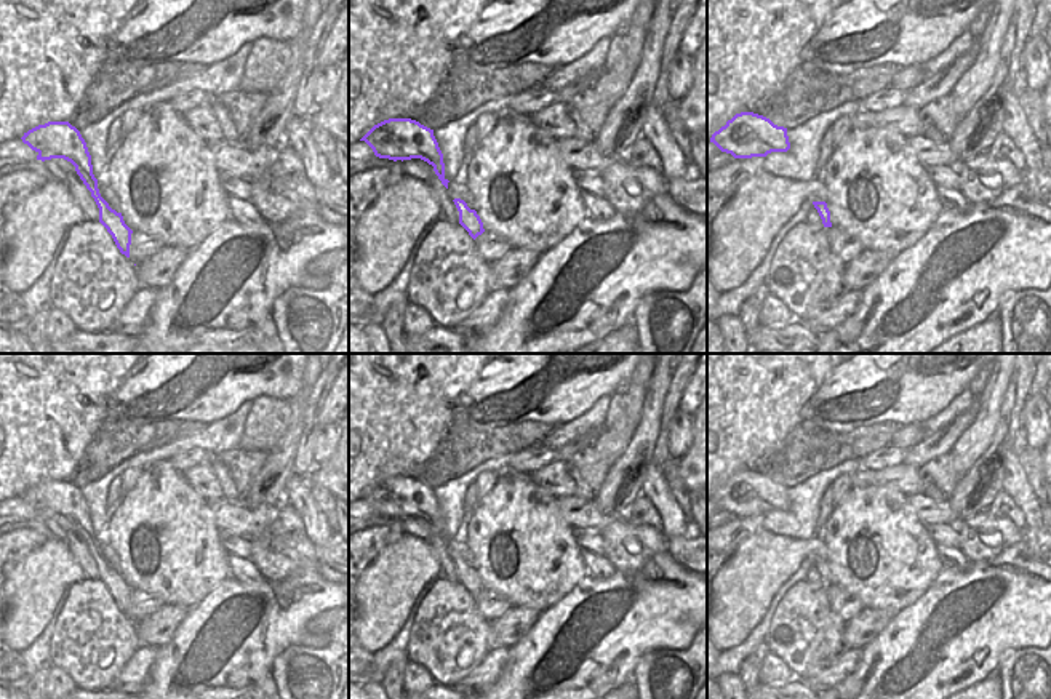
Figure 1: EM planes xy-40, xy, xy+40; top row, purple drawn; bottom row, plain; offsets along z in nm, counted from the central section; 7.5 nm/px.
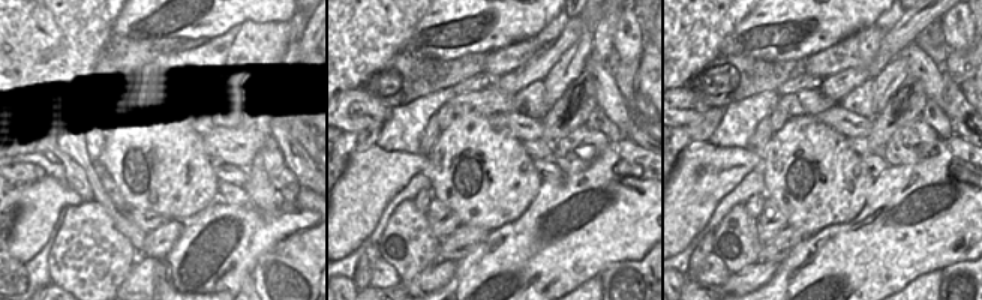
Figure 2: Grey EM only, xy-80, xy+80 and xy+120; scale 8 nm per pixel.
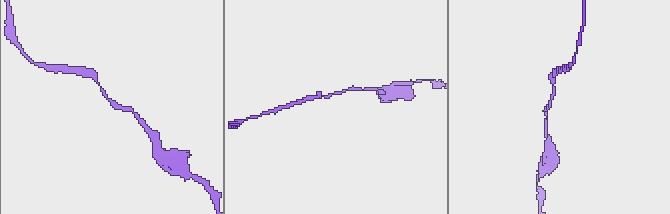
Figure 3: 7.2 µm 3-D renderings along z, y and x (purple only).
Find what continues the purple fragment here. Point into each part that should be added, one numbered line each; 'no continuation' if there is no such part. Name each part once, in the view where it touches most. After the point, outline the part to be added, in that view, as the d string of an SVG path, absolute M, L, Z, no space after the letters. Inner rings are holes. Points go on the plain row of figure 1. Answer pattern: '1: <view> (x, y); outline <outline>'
no continuation

